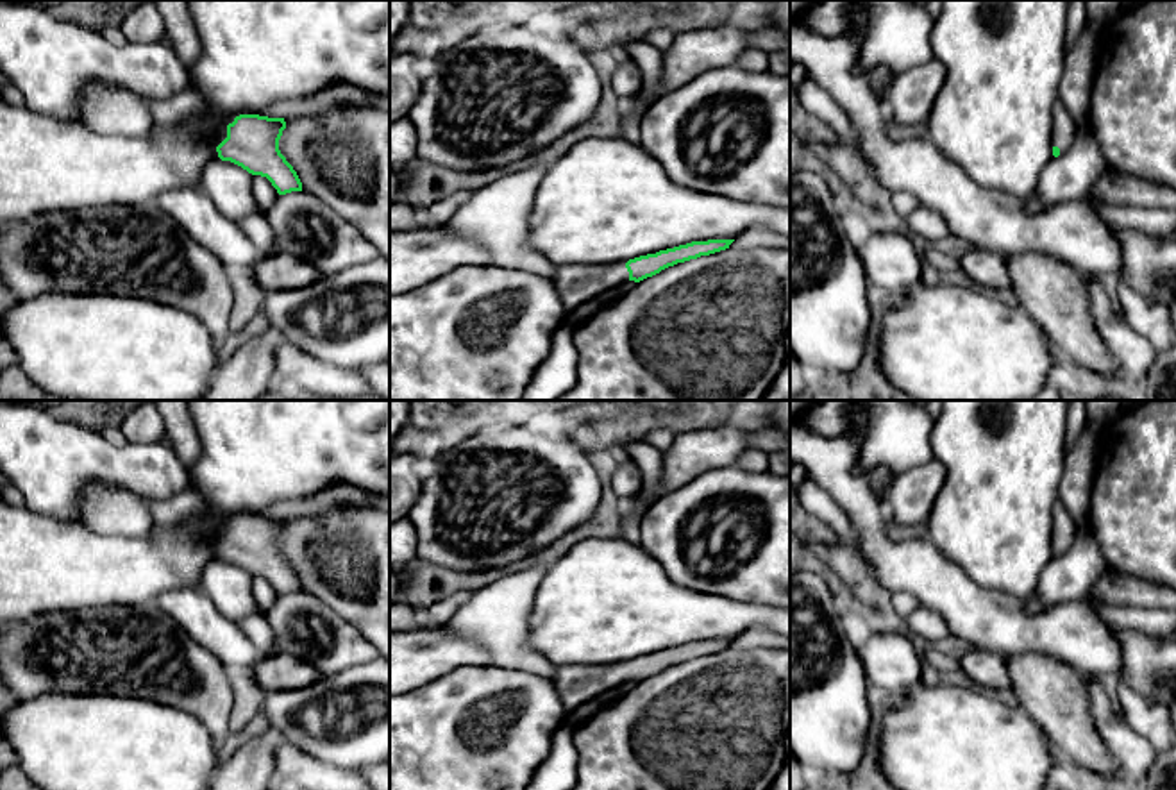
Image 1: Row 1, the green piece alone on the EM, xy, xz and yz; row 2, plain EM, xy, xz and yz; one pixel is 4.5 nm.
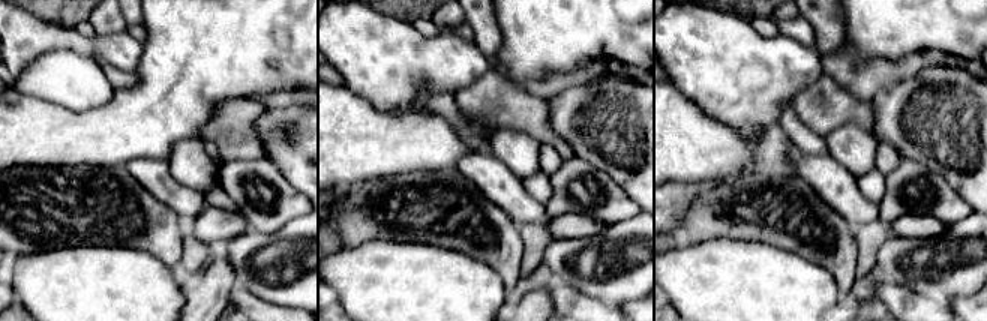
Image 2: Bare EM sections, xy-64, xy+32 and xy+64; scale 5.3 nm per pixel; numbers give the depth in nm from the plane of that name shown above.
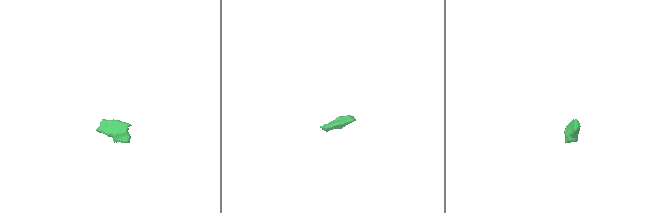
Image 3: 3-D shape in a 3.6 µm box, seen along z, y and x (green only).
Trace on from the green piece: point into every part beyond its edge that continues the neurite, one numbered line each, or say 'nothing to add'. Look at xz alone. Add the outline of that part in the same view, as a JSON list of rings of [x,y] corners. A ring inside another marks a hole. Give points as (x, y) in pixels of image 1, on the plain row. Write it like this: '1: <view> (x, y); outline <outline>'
1: xz (576, 683); outline [[[627,661],[609,665],[556,665],[556,674],[552,679],[565,708],[570,711],[602,692],[629,683],[626,663]]]

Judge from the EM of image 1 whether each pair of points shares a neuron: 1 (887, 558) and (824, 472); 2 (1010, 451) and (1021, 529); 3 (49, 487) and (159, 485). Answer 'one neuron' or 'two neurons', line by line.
1: one neuron
2: one neuron
3: one neuron

